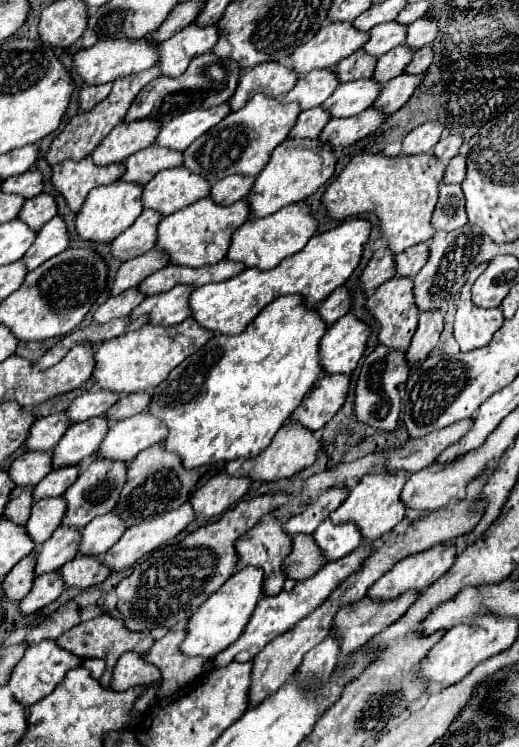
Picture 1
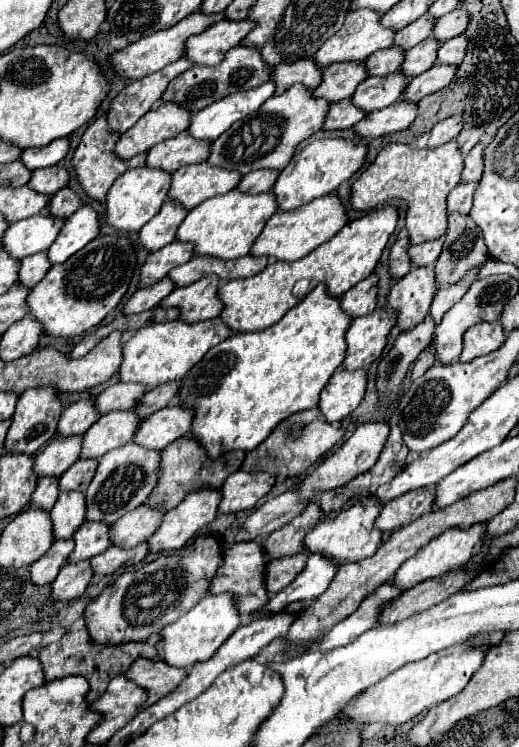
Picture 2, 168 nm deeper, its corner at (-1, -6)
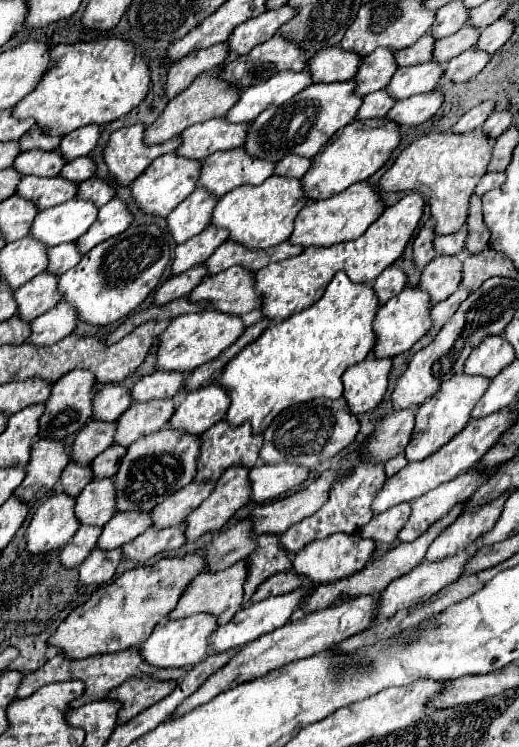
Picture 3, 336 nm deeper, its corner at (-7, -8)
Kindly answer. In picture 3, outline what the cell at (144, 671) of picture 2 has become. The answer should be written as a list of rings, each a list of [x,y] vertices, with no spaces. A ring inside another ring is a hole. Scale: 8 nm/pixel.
[[[129,678],[125,684],[121,684],[109,698],[121,700],[123,710],[119,712],[119,722],[125,724],[131,718],[135,718],[139,712],[147,710],[151,704],[165,698],[177,684],[175,682],[159,682],[155,678]]]

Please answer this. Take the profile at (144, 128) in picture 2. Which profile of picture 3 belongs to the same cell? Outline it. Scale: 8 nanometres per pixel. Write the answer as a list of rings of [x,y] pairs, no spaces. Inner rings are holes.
[[[213,72],[201,74],[199,80],[193,80],[193,84],[185,92],[175,96],[165,106],[165,110],[159,114],[159,118],[153,124],[145,126],[145,144],[147,146],[163,144],[193,124],[201,124],[205,120],[223,116],[237,102],[237,96],[239,96],[239,92],[233,92],[233,88],[225,88],[223,84],[217,84],[217,80],[213,80]]]

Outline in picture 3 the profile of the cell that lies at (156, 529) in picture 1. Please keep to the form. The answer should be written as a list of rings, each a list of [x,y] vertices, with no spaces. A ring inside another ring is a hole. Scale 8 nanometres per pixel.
[[[229,468],[217,480],[211,494],[195,508],[185,520],[185,540],[195,542],[207,532],[217,532],[221,526],[249,502],[249,470],[247,468]]]

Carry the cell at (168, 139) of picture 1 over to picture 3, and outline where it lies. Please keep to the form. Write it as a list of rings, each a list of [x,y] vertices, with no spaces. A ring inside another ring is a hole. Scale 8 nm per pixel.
[[[277,72],[277,76],[271,76],[269,80],[245,88],[239,94],[239,100],[235,106],[225,114],[225,120],[231,124],[243,124],[255,120],[265,108],[269,106],[279,106],[293,98],[297,92],[307,88],[311,82],[309,72]]]

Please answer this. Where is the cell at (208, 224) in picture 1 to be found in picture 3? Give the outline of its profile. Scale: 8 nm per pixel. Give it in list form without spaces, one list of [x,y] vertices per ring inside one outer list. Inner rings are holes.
[[[271,176],[259,186],[235,188],[233,192],[221,196],[213,208],[211,224],[225,228],[229,232],[229,242],[237,242],[251,250],[267,250],[289,238],[293,232],[293,220],[305,204],[299,180]]]

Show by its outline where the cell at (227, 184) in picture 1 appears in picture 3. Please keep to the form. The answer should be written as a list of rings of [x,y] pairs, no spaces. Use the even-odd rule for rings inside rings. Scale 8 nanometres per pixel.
[[[285,156],[285,160],[275,164],[275,176],[283,178],[301,178],[309,170],[309,160],[301,156]]]

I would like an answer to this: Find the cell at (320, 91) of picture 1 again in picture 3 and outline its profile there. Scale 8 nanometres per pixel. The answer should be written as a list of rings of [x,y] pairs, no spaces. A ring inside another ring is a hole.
[[[377,48],[377,52],[365,56],[359,64],[359,70],[353,78],[355,94],[365,96],[369,92],[385,88],[395,70],[397,64],[393,64],[393,52],[389,52],[387,48]]]

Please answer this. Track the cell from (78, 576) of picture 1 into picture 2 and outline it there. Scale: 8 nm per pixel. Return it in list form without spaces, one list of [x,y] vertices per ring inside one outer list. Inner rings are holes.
[[[143,542],[139,546],[133,546],[133,548],[111,546],[103,554],[91,558],[91,566],[93,566],[95,574],[113,574],[117,568],[139,564],[141,560],[145,560],[147,554],[149,554],[147,542]]]

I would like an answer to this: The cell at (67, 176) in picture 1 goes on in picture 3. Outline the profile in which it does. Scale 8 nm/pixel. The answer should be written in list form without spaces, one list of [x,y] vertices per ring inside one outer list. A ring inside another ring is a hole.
[[[143,124],[127,126],[121,130],[115,130],[105,148],[103,158],[109,170],[109,176],[117,186],[129,186],[131,180],[135,180],[155,158],[175,152],[181,144],[181,138],[175,136],[159,146],[145,146],[143,144]]]

